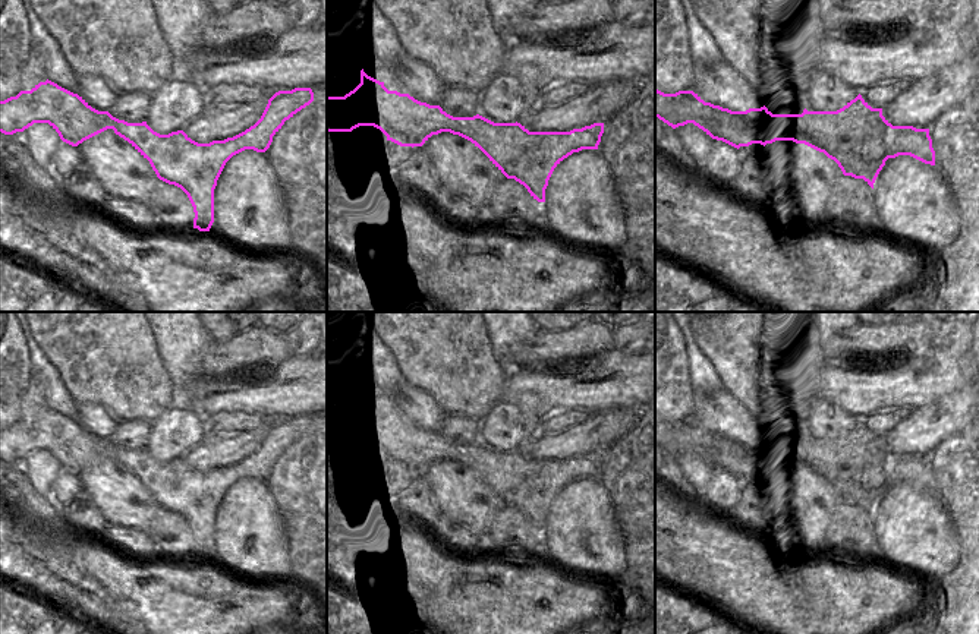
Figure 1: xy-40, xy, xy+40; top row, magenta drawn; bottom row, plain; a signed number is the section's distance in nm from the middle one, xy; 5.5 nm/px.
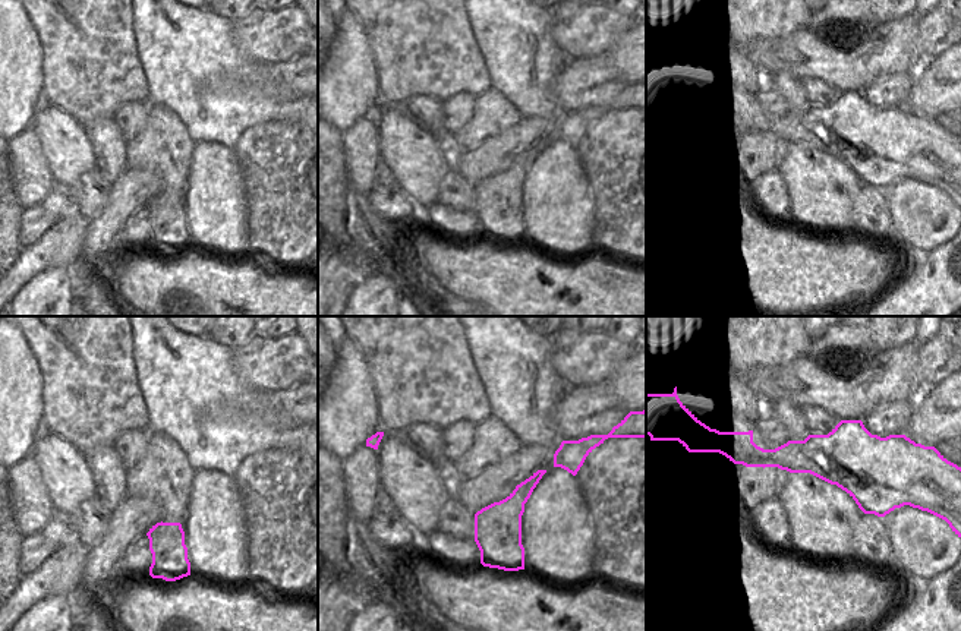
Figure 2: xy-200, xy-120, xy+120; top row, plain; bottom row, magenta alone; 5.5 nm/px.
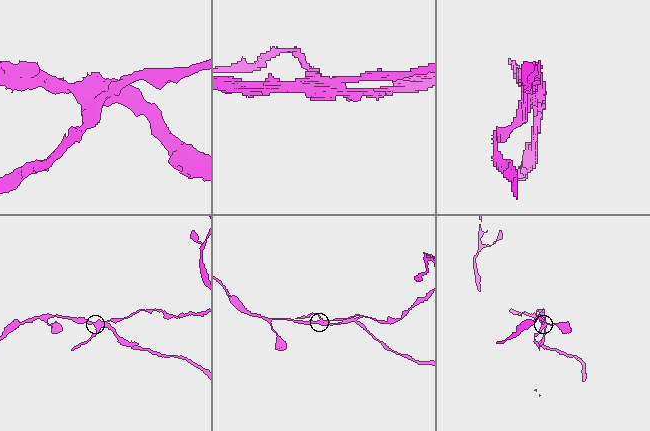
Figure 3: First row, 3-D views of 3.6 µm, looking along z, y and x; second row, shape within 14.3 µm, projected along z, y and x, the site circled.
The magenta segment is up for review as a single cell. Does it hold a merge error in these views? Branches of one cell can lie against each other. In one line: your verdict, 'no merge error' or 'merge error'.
merge error

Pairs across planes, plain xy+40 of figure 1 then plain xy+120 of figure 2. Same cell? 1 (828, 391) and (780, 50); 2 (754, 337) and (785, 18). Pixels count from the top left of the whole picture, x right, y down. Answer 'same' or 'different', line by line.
1: same
2: same

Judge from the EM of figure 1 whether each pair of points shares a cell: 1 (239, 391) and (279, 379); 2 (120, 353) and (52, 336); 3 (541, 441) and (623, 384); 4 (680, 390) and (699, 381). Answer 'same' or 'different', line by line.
1: same
2: same
3: different
4: different

